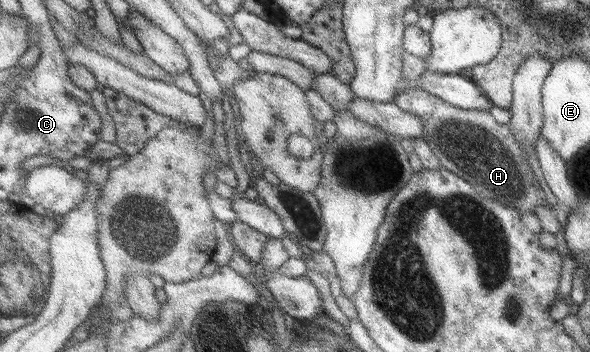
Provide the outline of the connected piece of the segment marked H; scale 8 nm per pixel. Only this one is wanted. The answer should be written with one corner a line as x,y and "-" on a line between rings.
409,87
402,91
398,104
403,111
416,115
424,123
424,138
430,142
442,167
468,180
481,195
525,214
538,207
549,206
526,158
524,147
508,123
497,123
489,111
467,111
454,107
421,88

